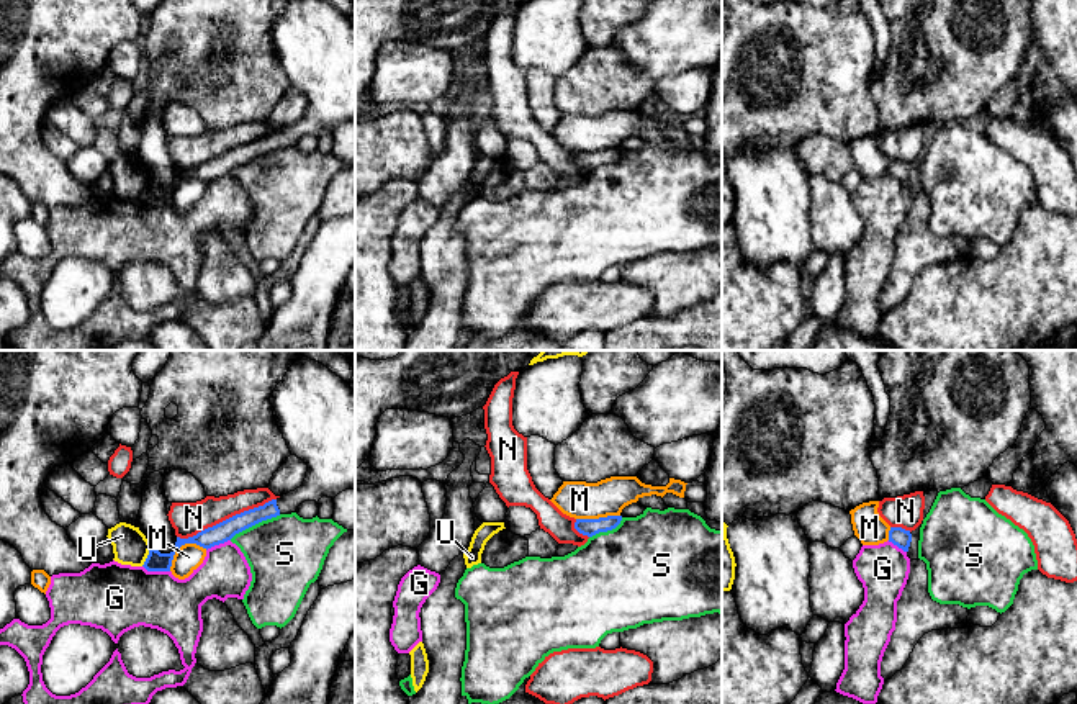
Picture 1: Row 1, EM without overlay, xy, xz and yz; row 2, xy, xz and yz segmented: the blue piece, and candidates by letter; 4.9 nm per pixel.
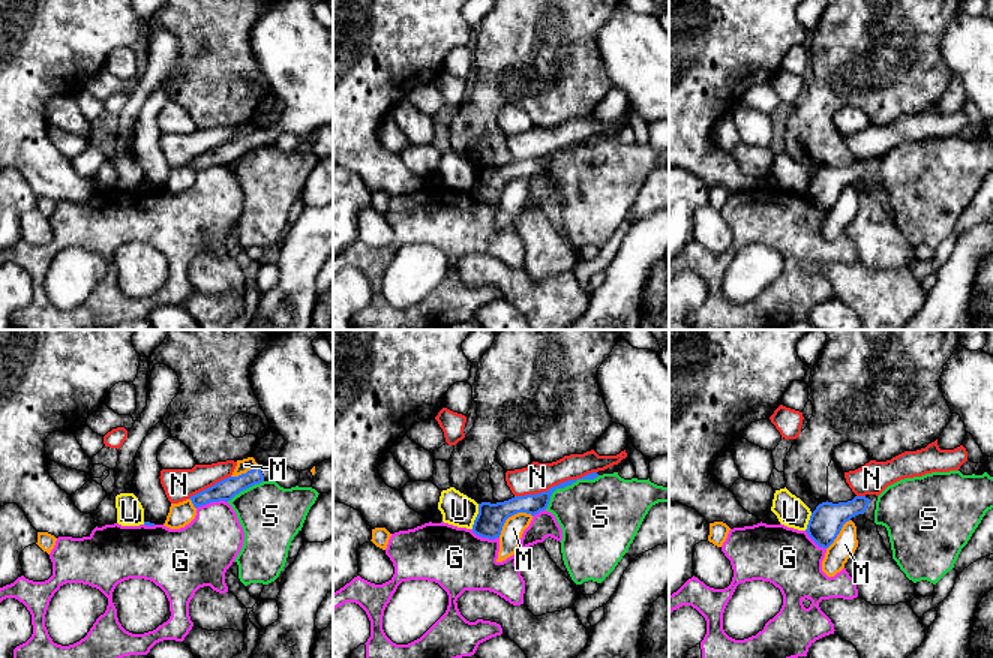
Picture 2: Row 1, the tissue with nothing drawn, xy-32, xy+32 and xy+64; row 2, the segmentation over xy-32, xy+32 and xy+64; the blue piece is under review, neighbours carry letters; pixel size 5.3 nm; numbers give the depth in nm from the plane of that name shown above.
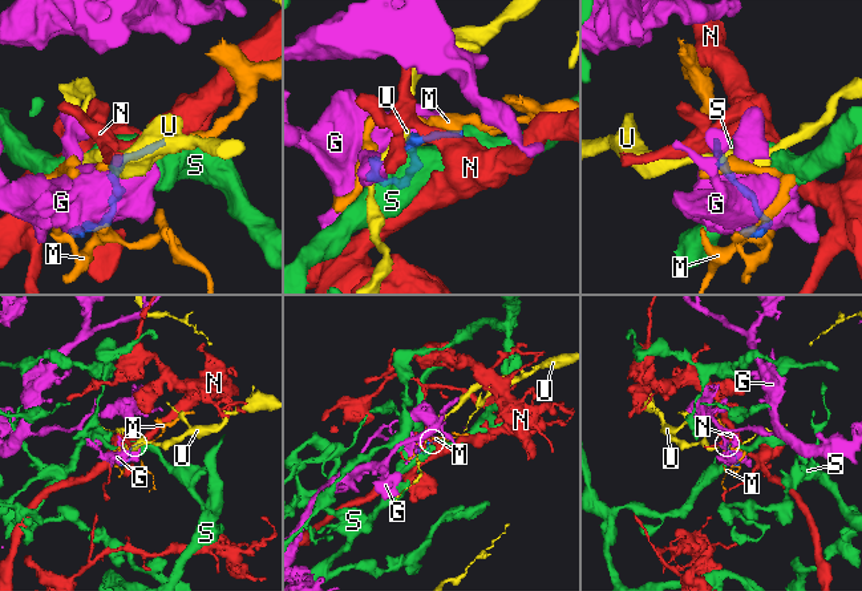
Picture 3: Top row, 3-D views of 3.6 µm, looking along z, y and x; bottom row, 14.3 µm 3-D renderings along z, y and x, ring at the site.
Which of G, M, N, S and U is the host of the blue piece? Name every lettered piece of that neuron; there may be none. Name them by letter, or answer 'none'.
none

